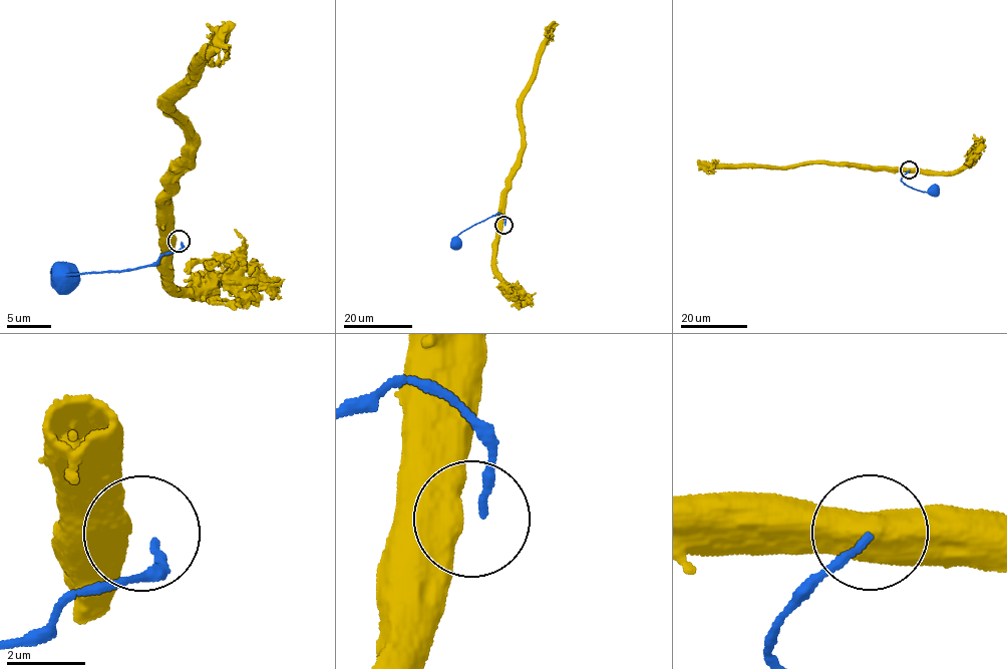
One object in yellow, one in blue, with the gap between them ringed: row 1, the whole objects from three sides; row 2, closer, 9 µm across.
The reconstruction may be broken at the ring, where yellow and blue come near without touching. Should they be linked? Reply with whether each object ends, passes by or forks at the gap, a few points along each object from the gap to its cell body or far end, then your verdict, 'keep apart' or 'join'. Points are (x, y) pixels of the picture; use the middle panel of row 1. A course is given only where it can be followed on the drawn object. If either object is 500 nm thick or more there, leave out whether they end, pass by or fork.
course yellow (502, 225), (509, 176), (522, 145), (521, 93), (532, 74), (542, 42), (555, 21); course blue (505, 225), (505, 219), (496, 213), (462, 231), (456, 244); keep apart

